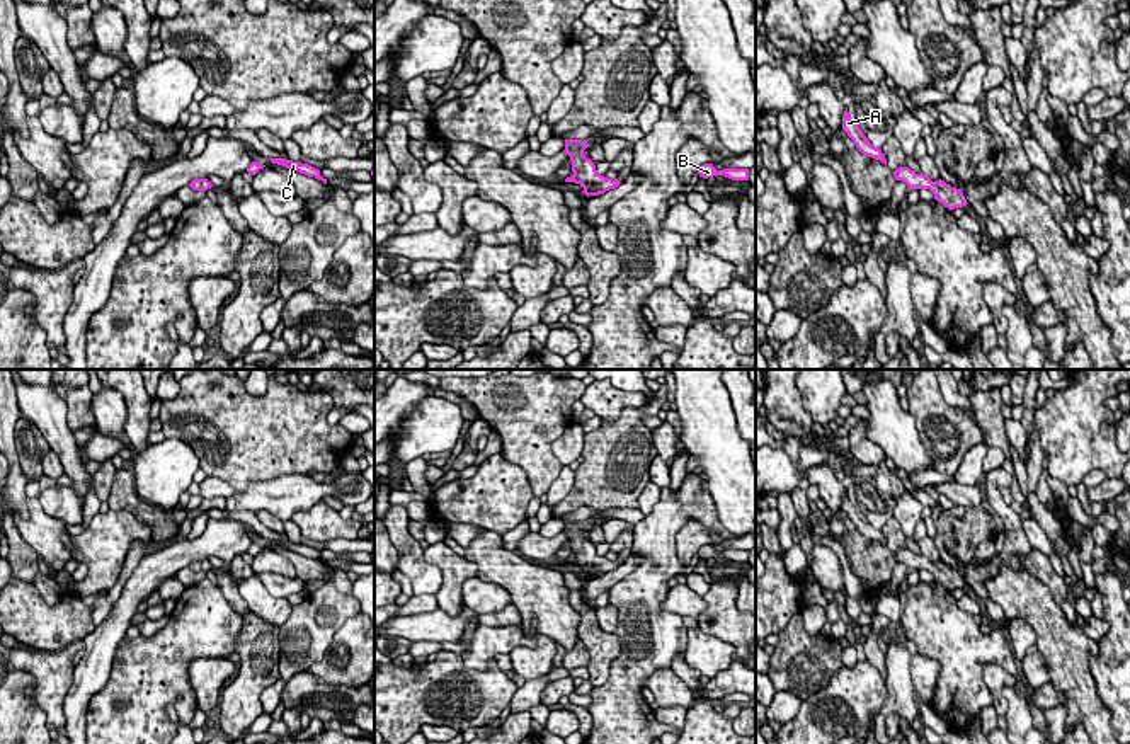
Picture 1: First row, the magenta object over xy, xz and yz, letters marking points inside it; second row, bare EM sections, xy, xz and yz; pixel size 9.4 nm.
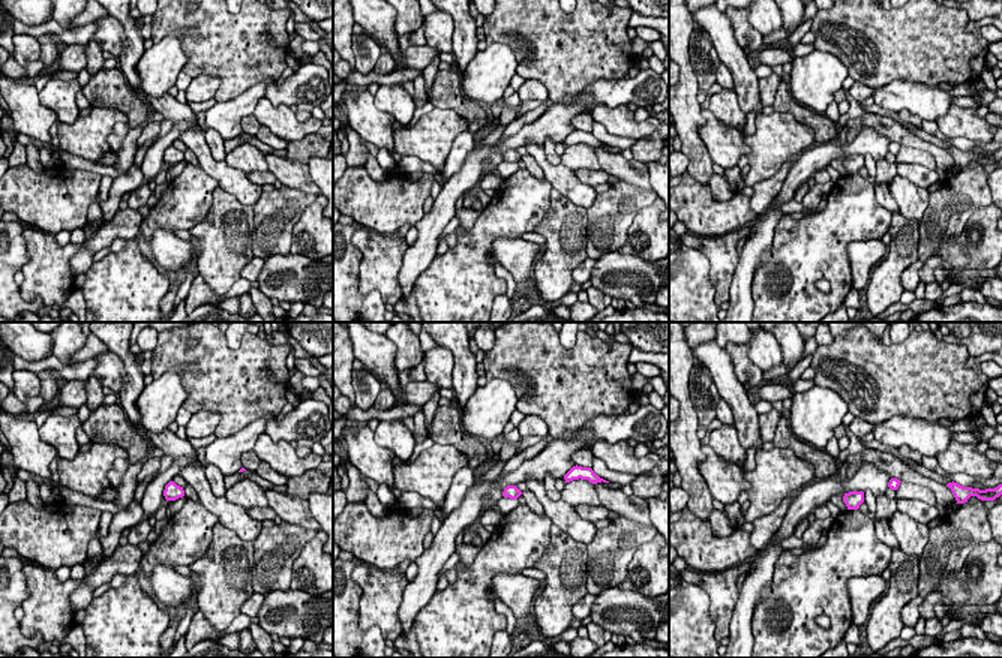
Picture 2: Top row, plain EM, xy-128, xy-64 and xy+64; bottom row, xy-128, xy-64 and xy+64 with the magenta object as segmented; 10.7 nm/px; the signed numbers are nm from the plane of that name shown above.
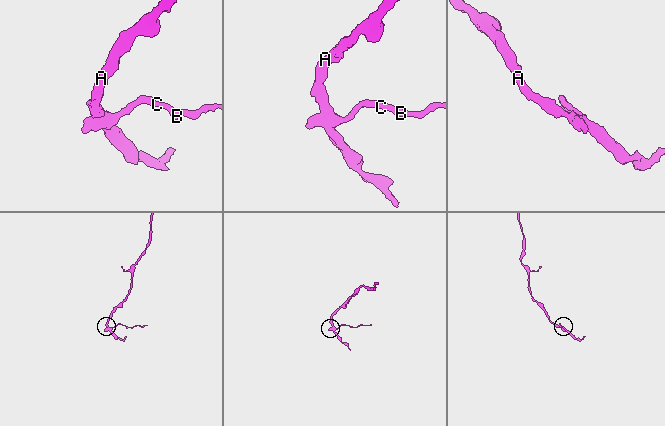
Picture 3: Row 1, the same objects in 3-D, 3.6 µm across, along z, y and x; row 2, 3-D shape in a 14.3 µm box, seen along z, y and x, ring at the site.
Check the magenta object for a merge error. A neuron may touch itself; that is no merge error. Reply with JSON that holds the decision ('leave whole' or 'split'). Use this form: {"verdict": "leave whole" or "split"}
{"verdict": "leave whole"}

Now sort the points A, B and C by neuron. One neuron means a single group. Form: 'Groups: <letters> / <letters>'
Groups: A B C

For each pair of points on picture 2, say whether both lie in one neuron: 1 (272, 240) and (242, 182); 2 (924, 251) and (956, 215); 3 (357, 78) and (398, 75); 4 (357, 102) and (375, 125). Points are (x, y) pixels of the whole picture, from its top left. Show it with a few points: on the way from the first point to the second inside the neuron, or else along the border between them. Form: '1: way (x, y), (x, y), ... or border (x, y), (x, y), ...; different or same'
1: border (261, 191), (254, 206); different
2: way (929, 242), (947, 224); same
3: way (368, 78), (387, 78); same
4: way (360, 108), (369, 119); same

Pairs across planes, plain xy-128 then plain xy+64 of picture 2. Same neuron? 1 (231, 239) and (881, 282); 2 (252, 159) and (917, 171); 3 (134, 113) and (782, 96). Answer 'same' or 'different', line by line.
1: same
2: different
3: same

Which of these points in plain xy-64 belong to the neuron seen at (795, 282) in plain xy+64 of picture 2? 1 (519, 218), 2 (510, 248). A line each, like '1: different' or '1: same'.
1: same
2: different

